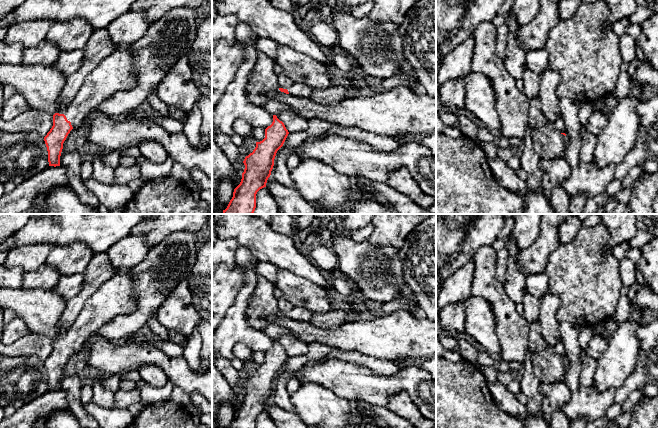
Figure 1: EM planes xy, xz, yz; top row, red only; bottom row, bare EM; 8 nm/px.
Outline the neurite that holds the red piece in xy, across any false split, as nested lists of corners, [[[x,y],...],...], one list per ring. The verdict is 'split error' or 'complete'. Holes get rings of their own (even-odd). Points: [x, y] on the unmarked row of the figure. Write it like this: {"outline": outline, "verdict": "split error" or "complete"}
{"outline": [[[127,273],[114,275],[85,302],[77,319],[63,338],[53,339],[53,350],[44,365],[49,390],[60,390],[63,367],[73,352],[103,325],[136,309],[134,282]]], "verdict": "split error"}

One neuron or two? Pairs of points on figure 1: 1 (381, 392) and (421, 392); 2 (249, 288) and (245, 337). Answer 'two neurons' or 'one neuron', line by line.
1: one neuron
2: one neuron

